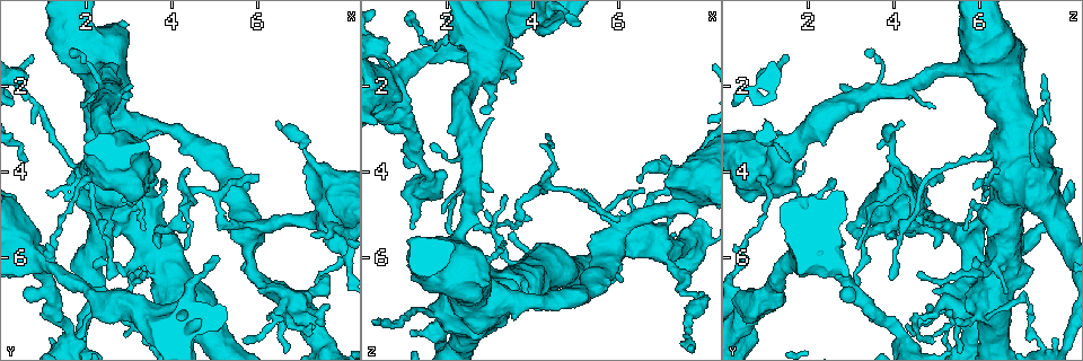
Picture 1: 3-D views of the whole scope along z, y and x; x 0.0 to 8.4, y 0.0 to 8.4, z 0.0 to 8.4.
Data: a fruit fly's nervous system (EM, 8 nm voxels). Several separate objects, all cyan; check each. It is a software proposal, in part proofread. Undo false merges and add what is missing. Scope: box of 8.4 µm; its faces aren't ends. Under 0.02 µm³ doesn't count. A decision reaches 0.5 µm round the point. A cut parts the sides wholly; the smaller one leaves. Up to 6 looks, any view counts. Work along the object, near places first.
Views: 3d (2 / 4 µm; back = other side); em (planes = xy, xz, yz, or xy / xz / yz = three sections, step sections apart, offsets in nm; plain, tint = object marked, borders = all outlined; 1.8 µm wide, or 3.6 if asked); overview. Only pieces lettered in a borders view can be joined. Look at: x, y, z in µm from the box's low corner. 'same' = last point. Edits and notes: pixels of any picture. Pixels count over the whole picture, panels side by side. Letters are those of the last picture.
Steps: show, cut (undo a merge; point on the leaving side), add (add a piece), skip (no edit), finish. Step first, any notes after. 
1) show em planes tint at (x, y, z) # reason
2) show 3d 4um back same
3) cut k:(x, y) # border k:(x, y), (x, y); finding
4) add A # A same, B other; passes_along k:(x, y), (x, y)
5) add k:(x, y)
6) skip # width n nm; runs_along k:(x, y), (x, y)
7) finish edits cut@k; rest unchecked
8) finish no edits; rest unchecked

show 3d 2um at (0.75, 1.30, 1.50) # an open end

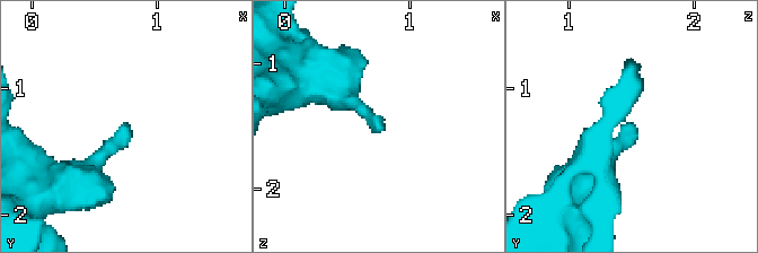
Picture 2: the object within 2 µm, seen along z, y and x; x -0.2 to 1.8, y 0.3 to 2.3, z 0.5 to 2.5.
show em xz step 16 borders at (0.74, 1.28, 1.48)

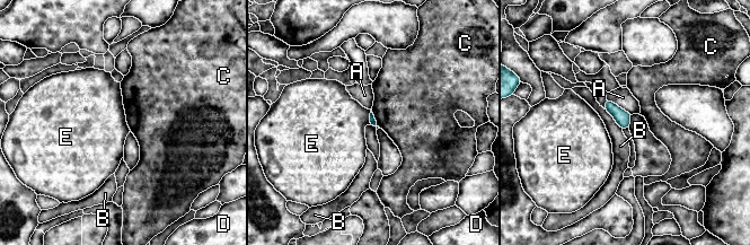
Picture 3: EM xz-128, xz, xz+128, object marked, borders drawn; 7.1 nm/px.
skip # A other, B other, C other, D other, E other; border 3:(371, 110), (379, 127); no lettered piece goes on from it

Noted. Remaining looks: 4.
show em 3.6um planes tint at (3.15, 3.85, 1.35) # thick turns thin

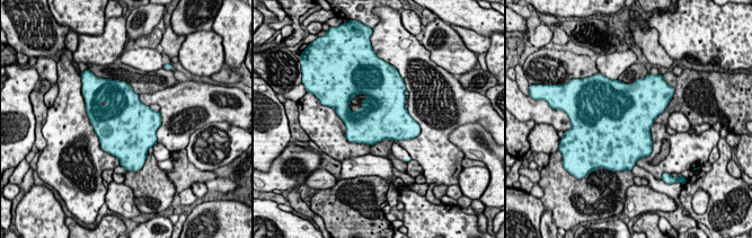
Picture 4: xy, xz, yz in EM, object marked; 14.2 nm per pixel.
show em 3.6um planes borders same # what lies round it

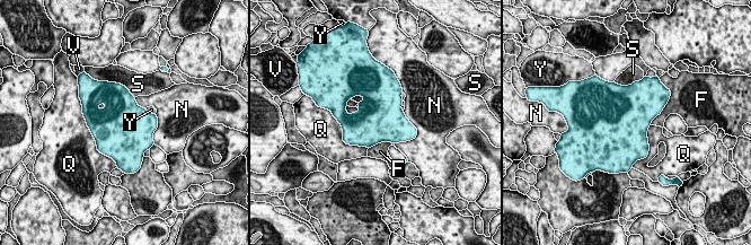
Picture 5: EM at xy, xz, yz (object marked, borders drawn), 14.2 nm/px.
skip # longest_contact Q 750 nm; F other, N other, Q other, S other, V other, Y other; border 5:(391, 142), (378, 142), (369, 148); continuous, no second neuron

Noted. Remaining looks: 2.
show em 3.6um xz step 4 borders at (3.05, 5.10, 6.55) # touches itself

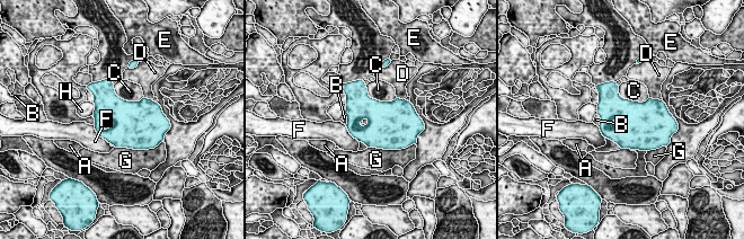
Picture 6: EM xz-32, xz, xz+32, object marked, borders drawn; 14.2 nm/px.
skip # width 650 nm; A other, B other, C other, D other, E other, F other, G other, H other; border 6:(618, 86), (623, 98), (648, 98); continuous, no second neuron

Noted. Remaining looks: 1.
finish no edits; rest unchecked

